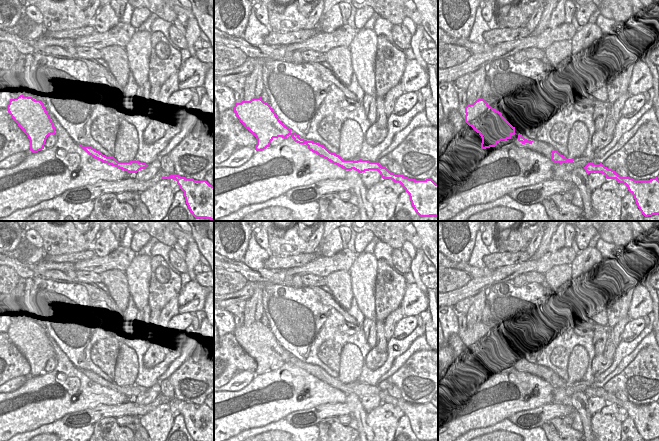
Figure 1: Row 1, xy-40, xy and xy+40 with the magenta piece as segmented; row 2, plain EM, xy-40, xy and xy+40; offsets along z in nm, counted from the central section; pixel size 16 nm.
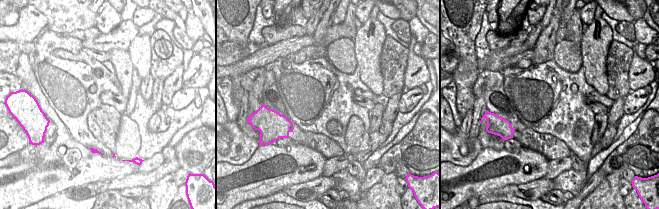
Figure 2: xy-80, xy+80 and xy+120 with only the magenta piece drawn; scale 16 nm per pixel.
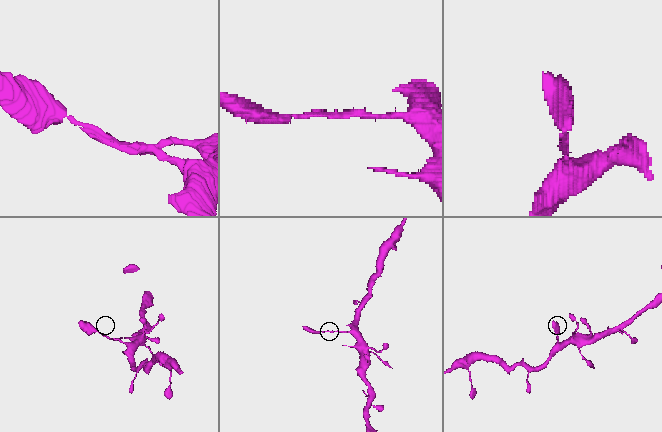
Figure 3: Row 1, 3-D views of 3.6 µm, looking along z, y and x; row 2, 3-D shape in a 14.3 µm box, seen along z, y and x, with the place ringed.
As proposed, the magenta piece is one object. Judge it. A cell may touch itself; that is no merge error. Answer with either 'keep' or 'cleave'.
cleave

